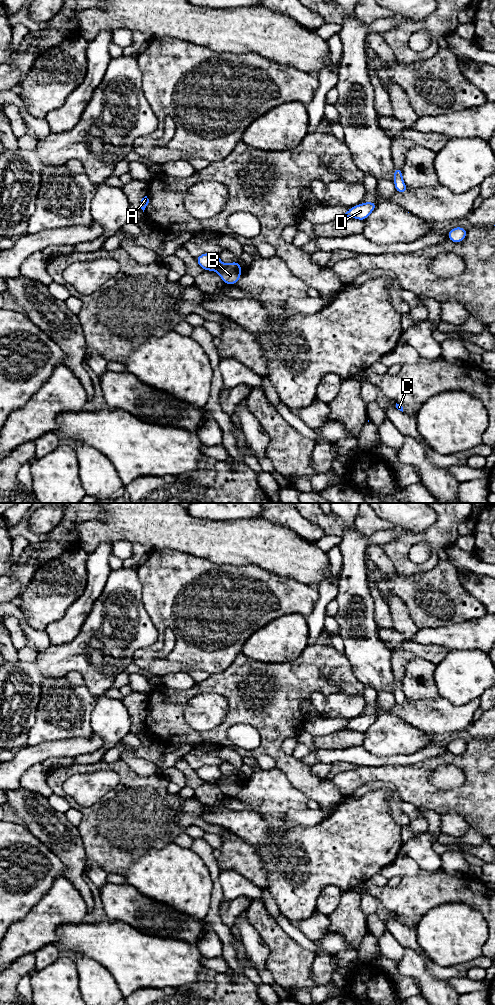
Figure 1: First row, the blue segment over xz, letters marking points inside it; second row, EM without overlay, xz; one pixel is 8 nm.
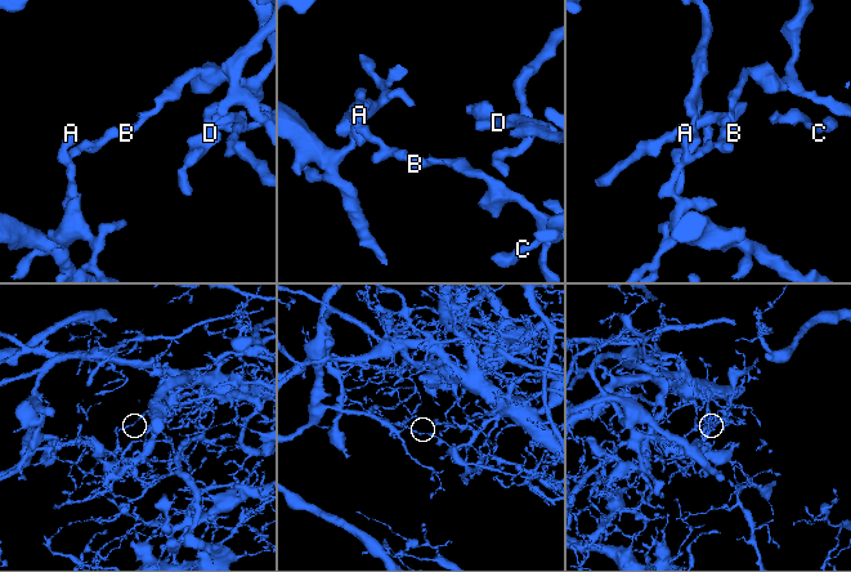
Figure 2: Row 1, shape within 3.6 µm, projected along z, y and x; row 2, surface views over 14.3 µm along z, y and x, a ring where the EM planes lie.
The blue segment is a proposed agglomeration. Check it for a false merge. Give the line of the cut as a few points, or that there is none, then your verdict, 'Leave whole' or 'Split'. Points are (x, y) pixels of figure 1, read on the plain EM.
Split along xz (222, 776), (216, 782). Split

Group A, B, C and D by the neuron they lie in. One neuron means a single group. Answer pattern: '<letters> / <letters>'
A / B C D

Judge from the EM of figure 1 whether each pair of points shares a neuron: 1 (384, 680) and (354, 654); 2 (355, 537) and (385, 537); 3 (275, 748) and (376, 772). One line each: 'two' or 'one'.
1: one
2: one
3: two

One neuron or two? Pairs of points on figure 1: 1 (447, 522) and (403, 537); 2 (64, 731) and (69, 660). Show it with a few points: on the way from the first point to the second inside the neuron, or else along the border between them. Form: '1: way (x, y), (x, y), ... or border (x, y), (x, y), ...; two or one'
1: way (436, 533), (423, 537), (414, 537); one
2: border (65, 674), (59, 677), (47, 677), (43, 684); two

